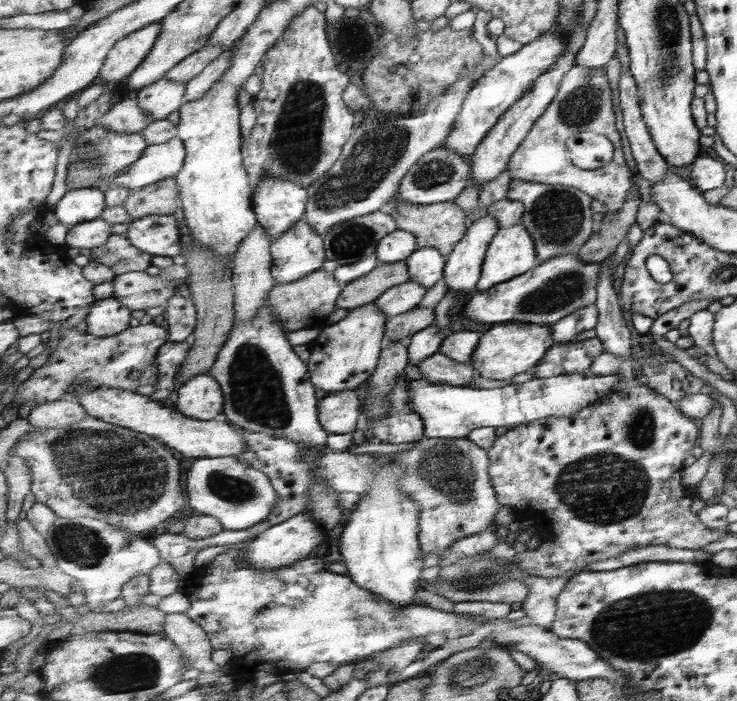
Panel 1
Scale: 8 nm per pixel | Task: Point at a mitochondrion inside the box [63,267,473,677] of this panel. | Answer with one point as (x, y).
(257, 393)

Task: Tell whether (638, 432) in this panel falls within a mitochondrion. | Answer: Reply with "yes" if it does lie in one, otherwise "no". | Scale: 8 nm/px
yes

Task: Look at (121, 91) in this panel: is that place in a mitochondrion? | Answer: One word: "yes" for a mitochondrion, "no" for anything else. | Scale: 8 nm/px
no

